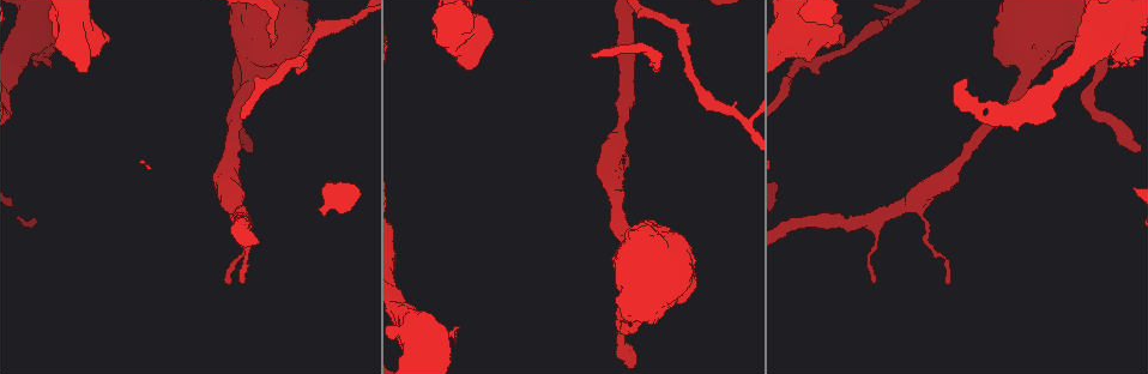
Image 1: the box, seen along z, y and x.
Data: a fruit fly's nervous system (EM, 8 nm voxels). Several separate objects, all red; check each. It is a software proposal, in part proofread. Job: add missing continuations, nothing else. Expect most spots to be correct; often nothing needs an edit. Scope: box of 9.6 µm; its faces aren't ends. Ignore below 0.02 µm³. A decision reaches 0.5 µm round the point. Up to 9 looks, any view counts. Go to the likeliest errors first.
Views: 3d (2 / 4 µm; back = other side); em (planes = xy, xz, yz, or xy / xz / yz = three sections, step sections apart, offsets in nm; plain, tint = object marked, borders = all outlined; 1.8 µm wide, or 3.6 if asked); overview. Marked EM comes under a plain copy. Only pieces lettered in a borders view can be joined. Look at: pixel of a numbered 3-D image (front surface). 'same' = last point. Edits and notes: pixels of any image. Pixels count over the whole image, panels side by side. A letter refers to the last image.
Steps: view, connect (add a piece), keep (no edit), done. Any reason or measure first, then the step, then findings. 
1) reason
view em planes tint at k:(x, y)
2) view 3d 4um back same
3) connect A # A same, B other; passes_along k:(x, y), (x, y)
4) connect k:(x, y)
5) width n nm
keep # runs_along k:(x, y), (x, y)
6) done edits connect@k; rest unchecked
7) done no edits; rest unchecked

free end
view 3d 2um at 1:(652, 70)

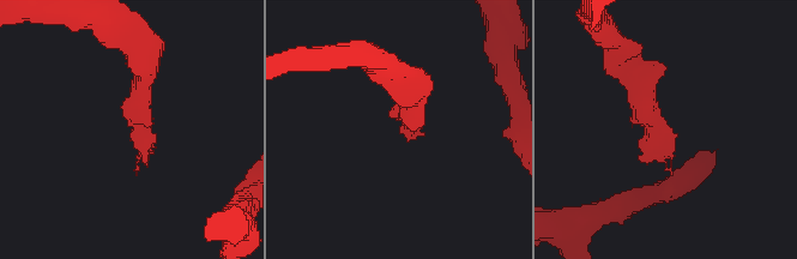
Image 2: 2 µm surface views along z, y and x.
now the EM
view em planes borders at 2:(405, 134)

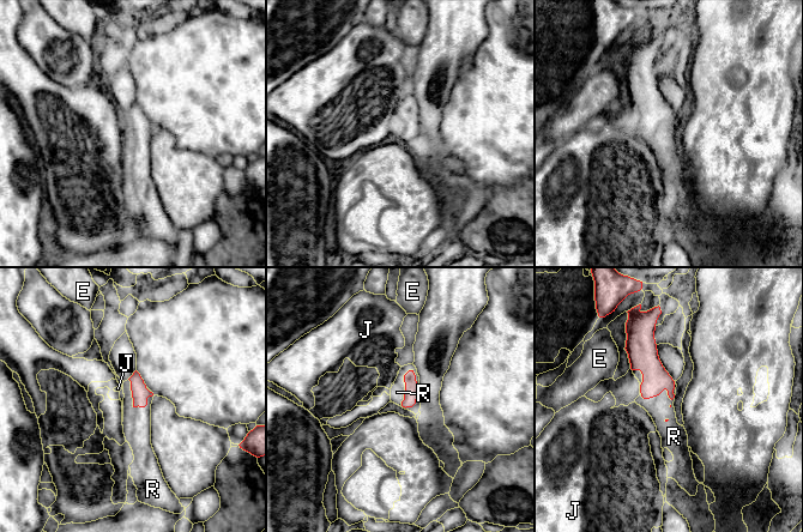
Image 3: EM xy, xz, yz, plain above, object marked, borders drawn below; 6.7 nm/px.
longest_contact R 280 nm
connect R # E other, J other, R same; it goes on there

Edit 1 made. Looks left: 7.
thick end
view em planes borders at 1:(50, 68)

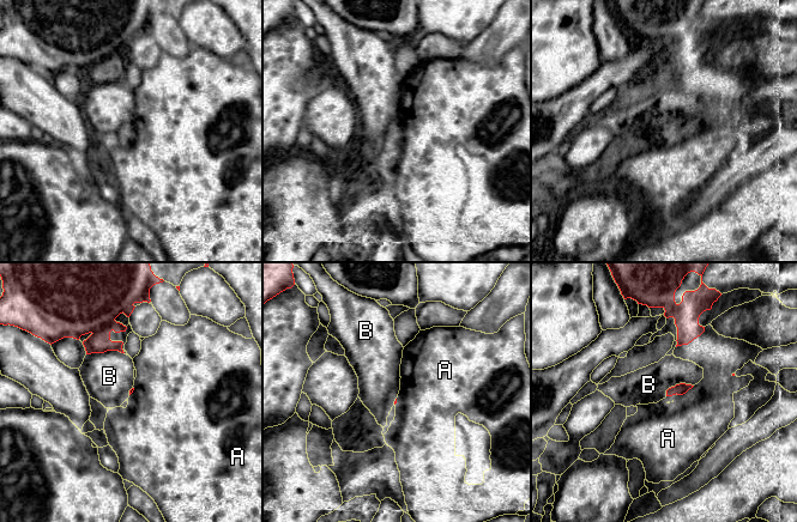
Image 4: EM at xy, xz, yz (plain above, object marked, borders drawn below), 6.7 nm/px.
longest_contact B 260 nm
keep # A other, B other; border 4:(124, 352), (104, 351), (86, 354); no lettered piece goes on from it

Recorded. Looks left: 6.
calibre changes
view 3d 4um at 1:(1025, 71)

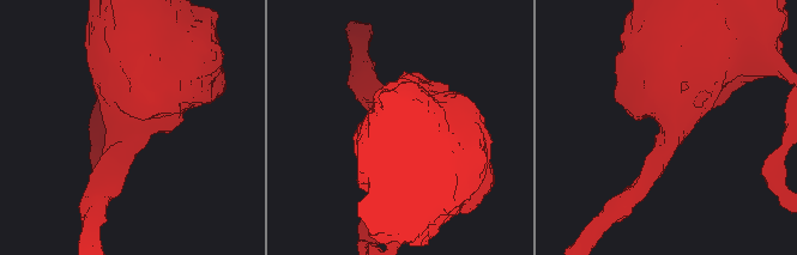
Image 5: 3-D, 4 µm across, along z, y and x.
need the tissue
view em yz step 16 tint at 5:(145, 126)

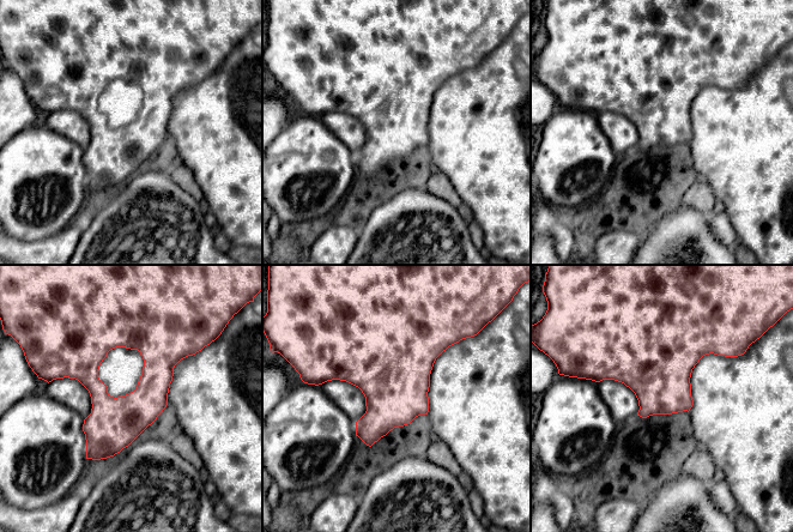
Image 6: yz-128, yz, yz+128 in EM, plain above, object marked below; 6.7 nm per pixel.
what lies round it
view em yz step 16 borders same

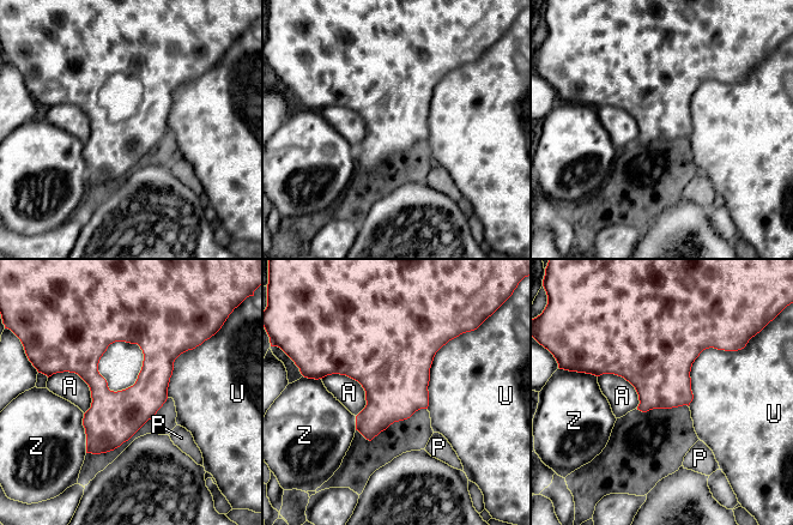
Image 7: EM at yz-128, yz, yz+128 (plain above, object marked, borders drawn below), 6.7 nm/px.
keep # A other, P other, U other, Z other; border 7:(733, 350), (700, 354), (688, 405); no lettered piece goes on from it

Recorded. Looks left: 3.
sudden change in width
view 3d 4um at 1:(77, 40)

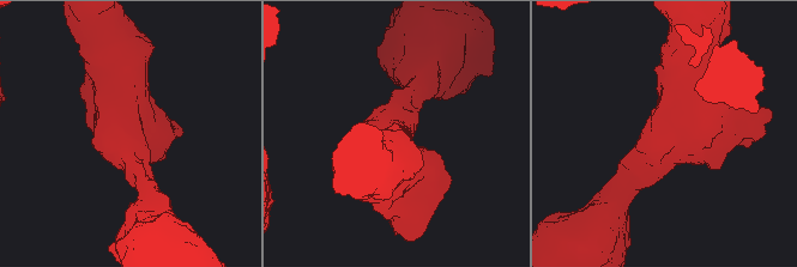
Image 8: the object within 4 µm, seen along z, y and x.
now the EM
view em 3.6um planes tint at 8:(675, 135)

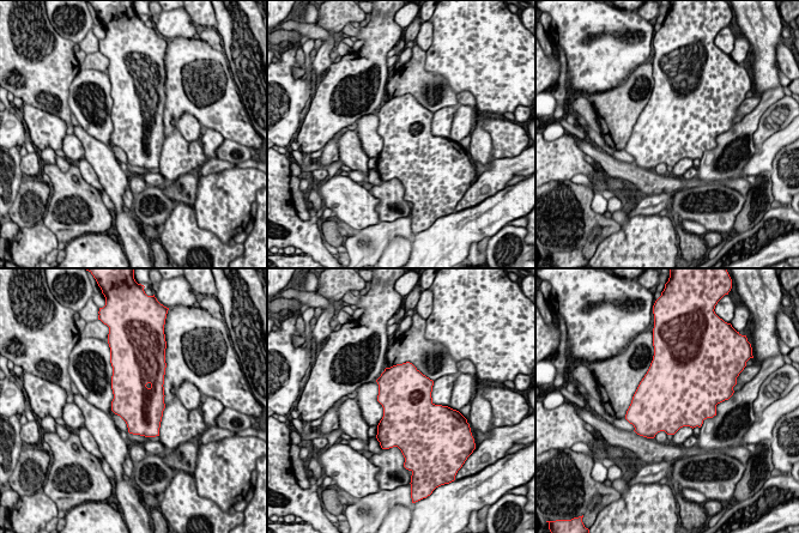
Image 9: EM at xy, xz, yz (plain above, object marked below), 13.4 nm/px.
view em 3.6um planes borders same

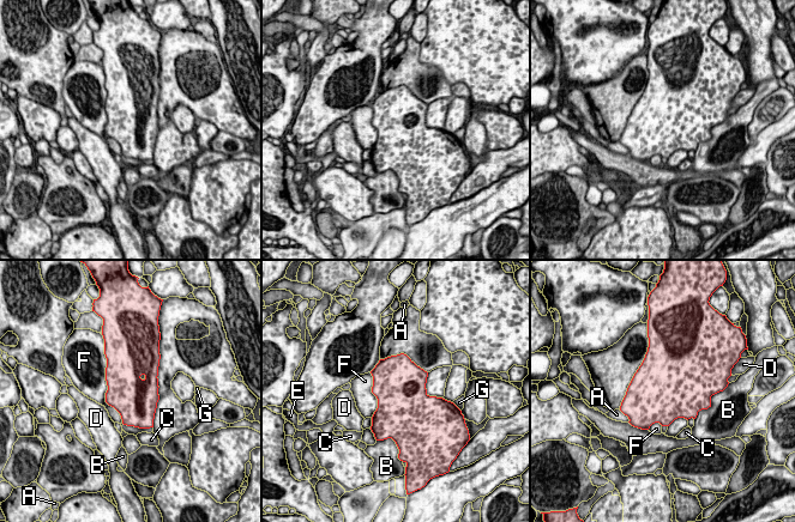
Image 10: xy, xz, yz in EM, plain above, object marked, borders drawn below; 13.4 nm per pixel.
keep # A other, B other, C other, D other, E other, F other, G other; no lettered piece goes on from it

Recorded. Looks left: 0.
done edits connect@3; rest unchecked

